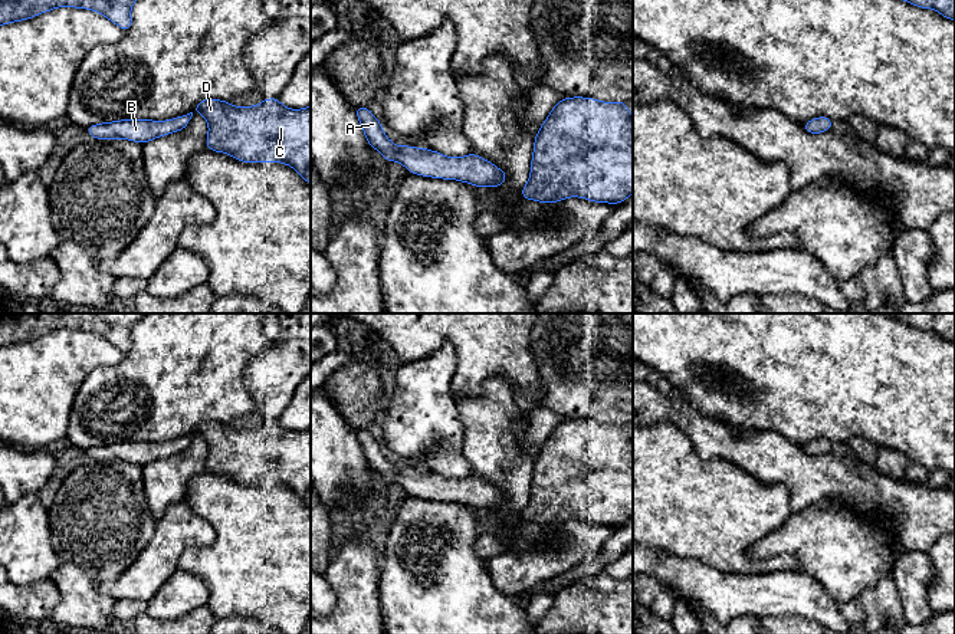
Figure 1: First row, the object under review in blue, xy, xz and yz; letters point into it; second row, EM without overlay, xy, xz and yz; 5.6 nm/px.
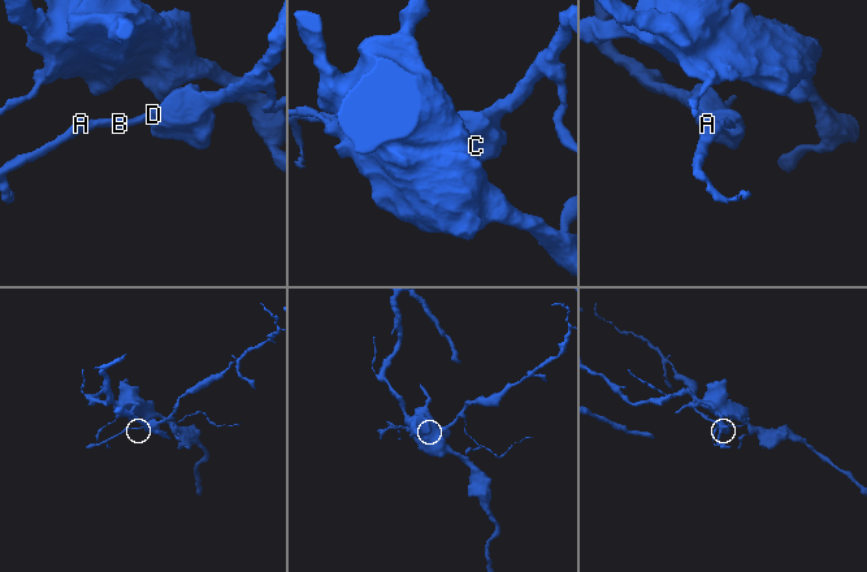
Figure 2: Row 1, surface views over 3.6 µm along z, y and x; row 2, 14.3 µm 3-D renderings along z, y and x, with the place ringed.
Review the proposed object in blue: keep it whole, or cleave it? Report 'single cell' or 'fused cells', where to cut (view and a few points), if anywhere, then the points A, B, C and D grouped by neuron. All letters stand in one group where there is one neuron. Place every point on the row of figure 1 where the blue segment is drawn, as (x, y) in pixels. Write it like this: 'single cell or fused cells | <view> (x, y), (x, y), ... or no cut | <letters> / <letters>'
single cell | no cut | A B C D

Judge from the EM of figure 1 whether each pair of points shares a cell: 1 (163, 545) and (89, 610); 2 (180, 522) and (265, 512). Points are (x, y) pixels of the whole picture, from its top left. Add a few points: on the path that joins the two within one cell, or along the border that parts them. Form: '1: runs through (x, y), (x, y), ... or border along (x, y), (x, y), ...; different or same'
1: border along (127, 567), (115, 578), (105, 581), (98, 590); different
2: border along (184, 499), (213, 528), (216, 539), (212, 544); different

